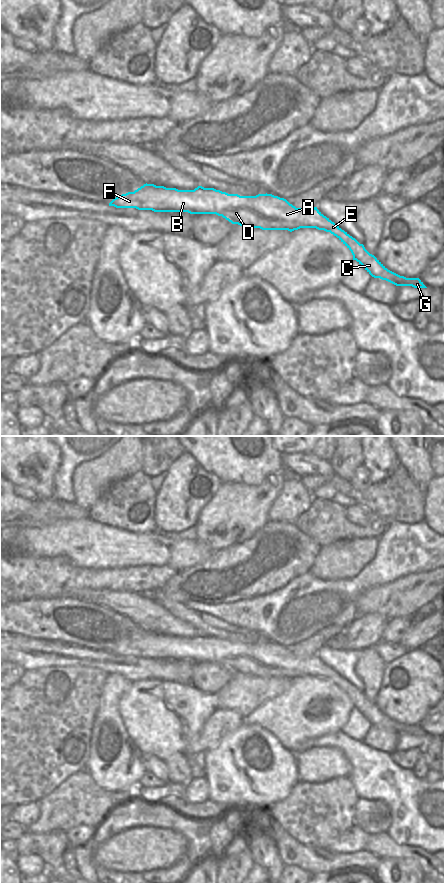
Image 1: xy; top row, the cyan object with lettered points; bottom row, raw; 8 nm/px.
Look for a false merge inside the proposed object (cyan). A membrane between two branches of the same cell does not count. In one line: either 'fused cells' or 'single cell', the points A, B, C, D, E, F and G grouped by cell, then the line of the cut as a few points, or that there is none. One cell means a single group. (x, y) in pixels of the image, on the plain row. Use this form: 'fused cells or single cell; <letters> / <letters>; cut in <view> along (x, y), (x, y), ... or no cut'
single cell; A B C D E F G; no cut

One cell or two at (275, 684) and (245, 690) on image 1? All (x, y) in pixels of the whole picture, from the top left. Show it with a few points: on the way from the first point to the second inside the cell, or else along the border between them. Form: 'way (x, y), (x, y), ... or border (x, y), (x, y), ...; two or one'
way (268, 688), (252, 690); one

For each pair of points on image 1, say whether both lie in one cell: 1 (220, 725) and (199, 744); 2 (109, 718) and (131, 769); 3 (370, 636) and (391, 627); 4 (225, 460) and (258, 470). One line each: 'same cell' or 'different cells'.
1: same cell
2: same cell
3: different cells
4: same cell

